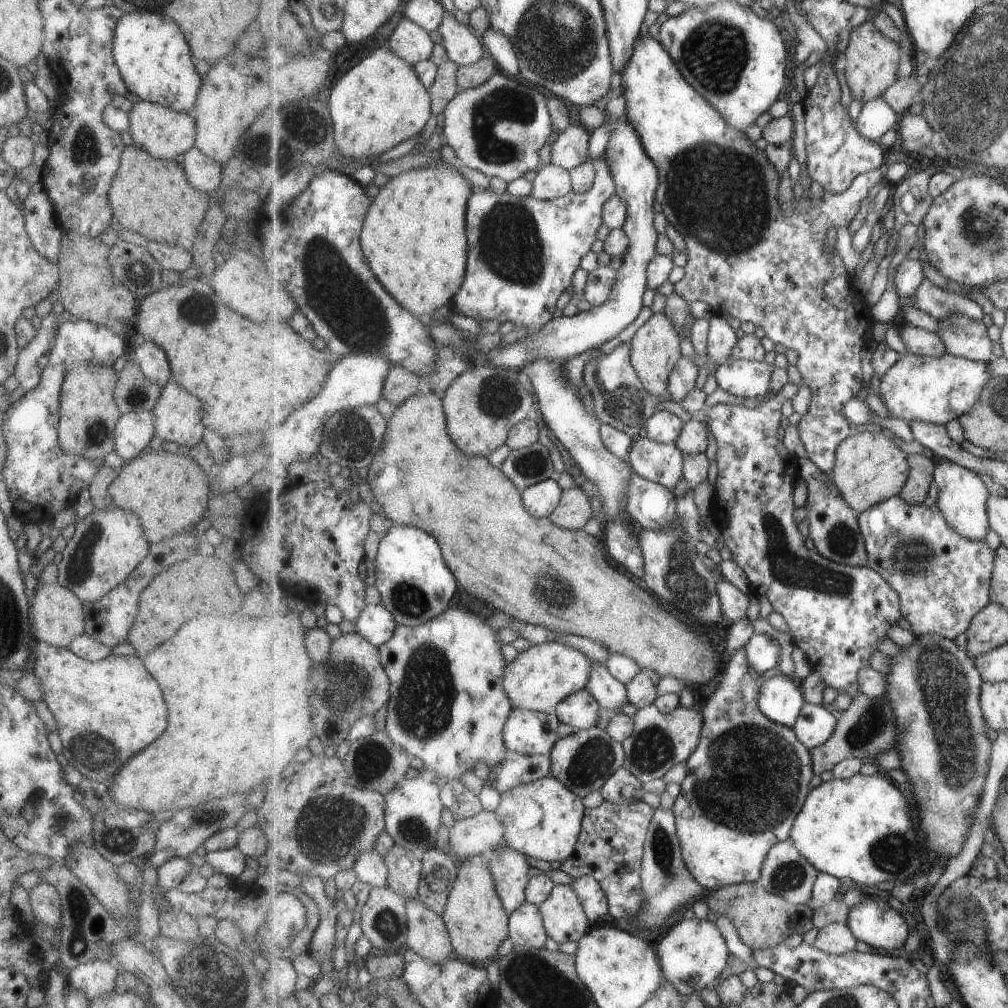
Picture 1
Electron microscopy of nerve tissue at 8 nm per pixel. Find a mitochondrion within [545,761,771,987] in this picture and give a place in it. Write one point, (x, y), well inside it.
(662, 859)

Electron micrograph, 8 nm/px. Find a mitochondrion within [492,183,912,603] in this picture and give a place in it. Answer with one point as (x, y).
(794, 570)

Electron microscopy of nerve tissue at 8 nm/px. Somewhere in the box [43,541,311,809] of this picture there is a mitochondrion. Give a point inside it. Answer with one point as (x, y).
(98, 755)

